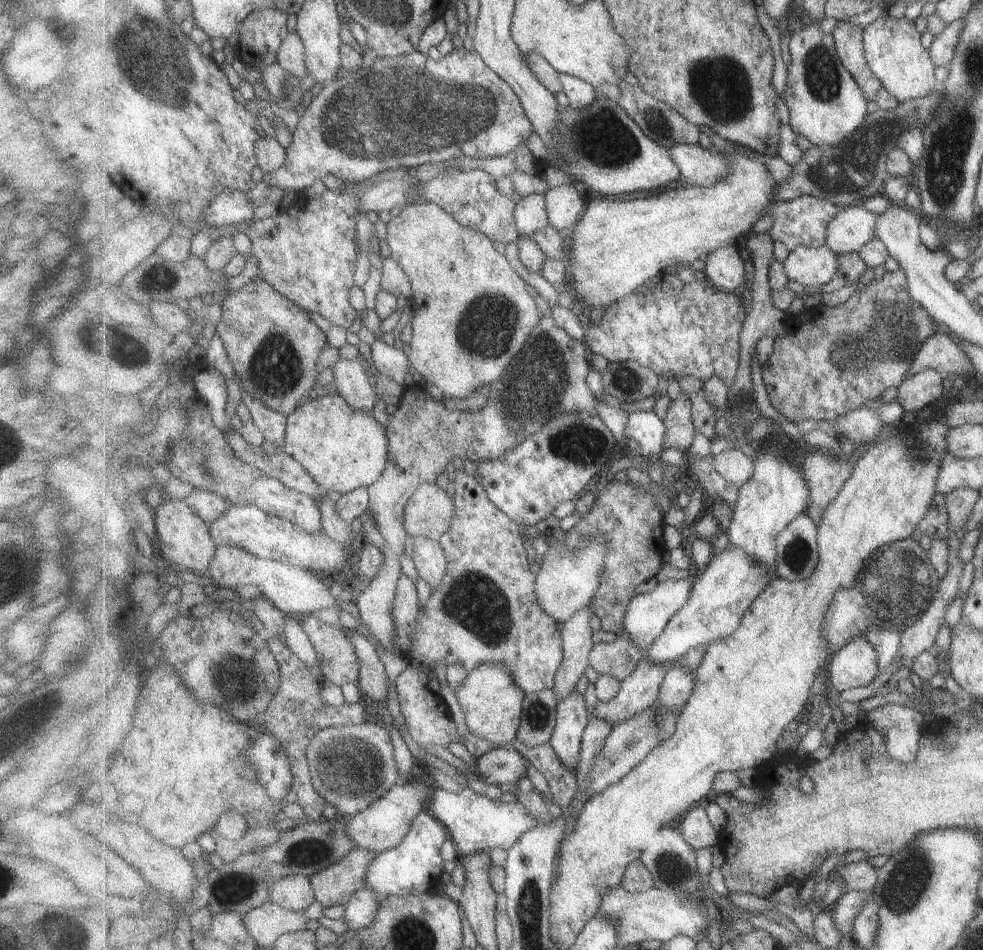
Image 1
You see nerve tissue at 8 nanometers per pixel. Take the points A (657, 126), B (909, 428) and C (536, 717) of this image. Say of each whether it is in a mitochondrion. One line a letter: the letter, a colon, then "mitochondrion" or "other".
A: mitochondrion
B: other
C: mitochondrion

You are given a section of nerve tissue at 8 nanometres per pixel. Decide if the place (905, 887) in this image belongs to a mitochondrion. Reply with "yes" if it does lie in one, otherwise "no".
yes

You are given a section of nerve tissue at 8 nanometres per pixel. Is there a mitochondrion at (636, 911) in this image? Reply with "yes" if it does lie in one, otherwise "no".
no

